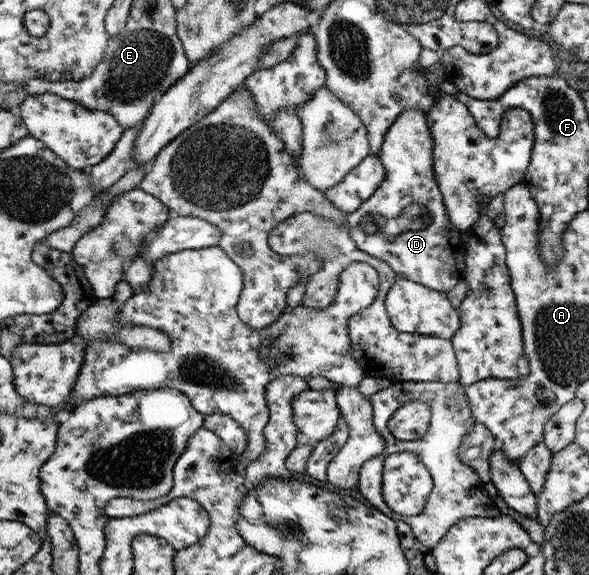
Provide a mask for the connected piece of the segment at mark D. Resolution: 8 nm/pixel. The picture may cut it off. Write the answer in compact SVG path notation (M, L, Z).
M418 109L401 112L386 131L377 154L386 168L385 180L368 200L347 215L346 229L359 249L386 262L397 276L447 294L464 280L464 244L460 230L450 221L436 182L432 147L425 113Z

